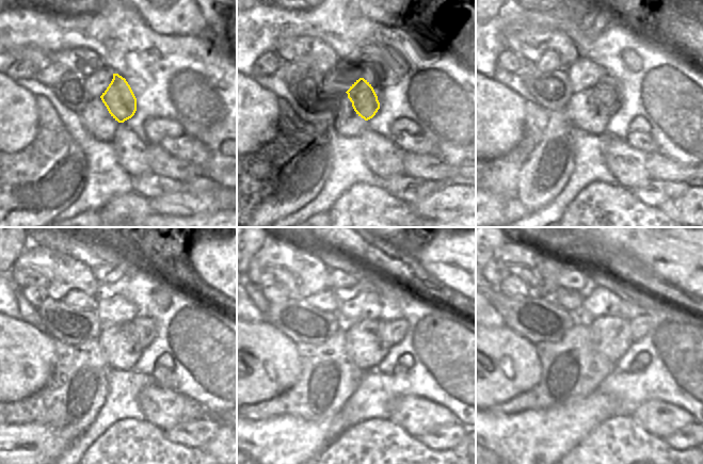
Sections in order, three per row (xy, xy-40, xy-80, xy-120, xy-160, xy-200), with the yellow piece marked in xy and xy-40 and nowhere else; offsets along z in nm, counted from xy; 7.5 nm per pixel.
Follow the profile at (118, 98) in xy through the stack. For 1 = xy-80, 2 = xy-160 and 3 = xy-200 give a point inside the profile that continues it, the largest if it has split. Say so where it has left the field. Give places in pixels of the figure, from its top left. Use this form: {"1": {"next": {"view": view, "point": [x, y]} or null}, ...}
{"1": {"next": {"view": "xy-80", "point": [606, 92]}}, "2": {"next": {"view": "xy-160", "point": [392, 332]}}, "3": {"next": {"view": "xy-200", "point": [640, 325]}}}

